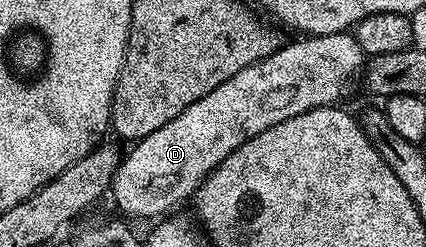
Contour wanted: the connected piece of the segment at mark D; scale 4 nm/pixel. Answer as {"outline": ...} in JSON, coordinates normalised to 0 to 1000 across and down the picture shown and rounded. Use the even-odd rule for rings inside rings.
{"outline":[[[805,130],[798,138],[751,138],[744,146],[709,146],[697,158],[702,170],[674,166],[655,186],[653,206],[638,227],[613,235],[601,259],[592,259],[582,275],[573,275],[563,291],[554,291],[554,308],[545,308],[535,324],[526,324],[526,340],[516,340],[498,372],[488,372],[488,389],[469,389],[469,405],[460,405],[460,421],[441,421],[432,437],[432,453],[423,453],[423,470],[413,470],[404,486],[394,486],[394,502],[385,502],[385,518],[366,518],[366,534],[357,534],[347,551],[322,563],[312,579],[315,591],[305,611],[293,611],[291,636],[277,660],[277,688],[268,704],[263,741],[263,789],[268,785],[268,818],[277,830],[277,850],[298,887],[305,883],[362,883],[387,870],[406,834],[418,834],[427,814],[444,806],[462,769],[465,749],[488,717],[488,709],[516,668],[535,628],[554,615],[554,599],[563,599],[563,583],[580,575],[592,551],[610,551],[610,534],[620,534],[629,518],[638,518],[638,502],[657,502],[667,486],[676,486],[697,462],[711,462],[725,445],[739,445],[754,429],[786,425],[812,381],[812,344],[829,324],[831,312],[843,312],[845,287],[854,267],[854,223],[845,178],[831,158],[829,134]]]}

